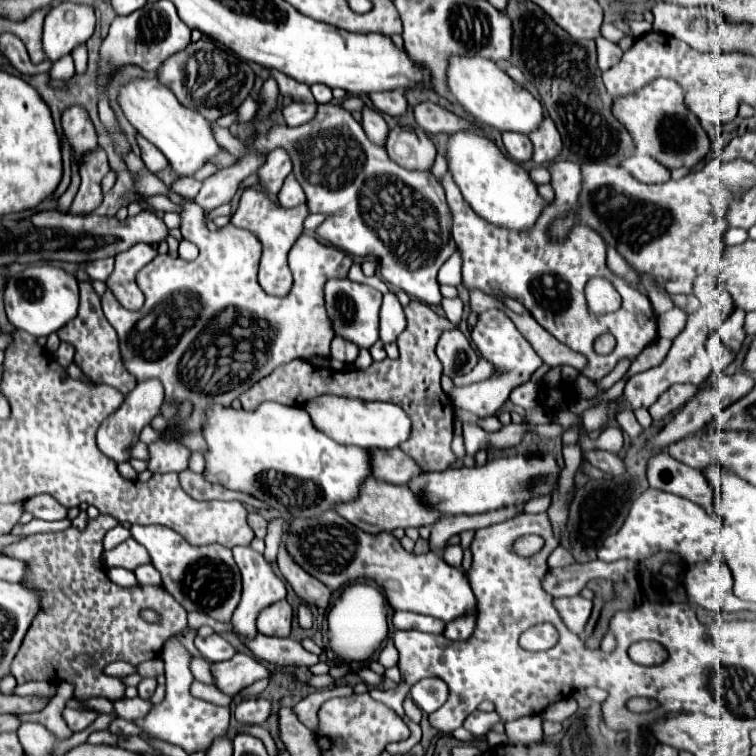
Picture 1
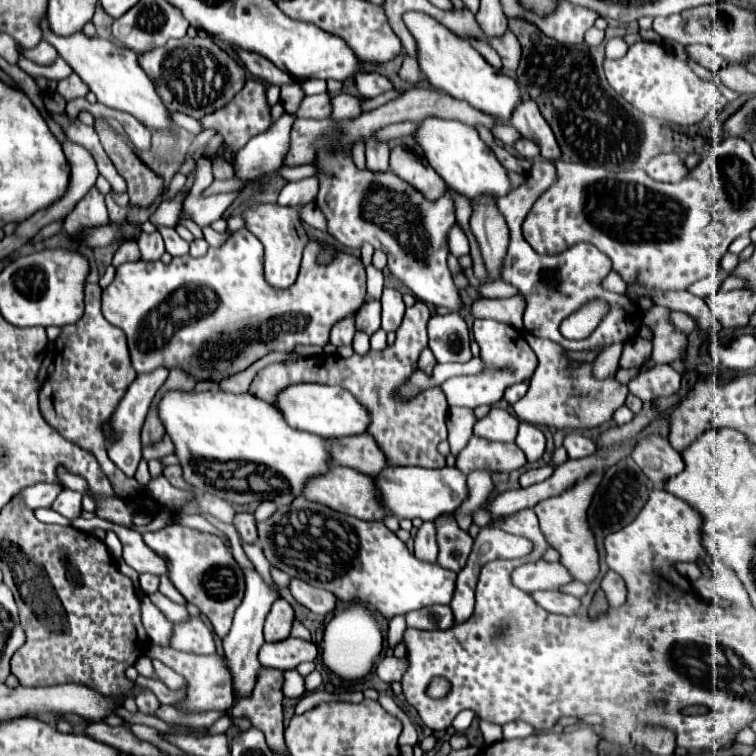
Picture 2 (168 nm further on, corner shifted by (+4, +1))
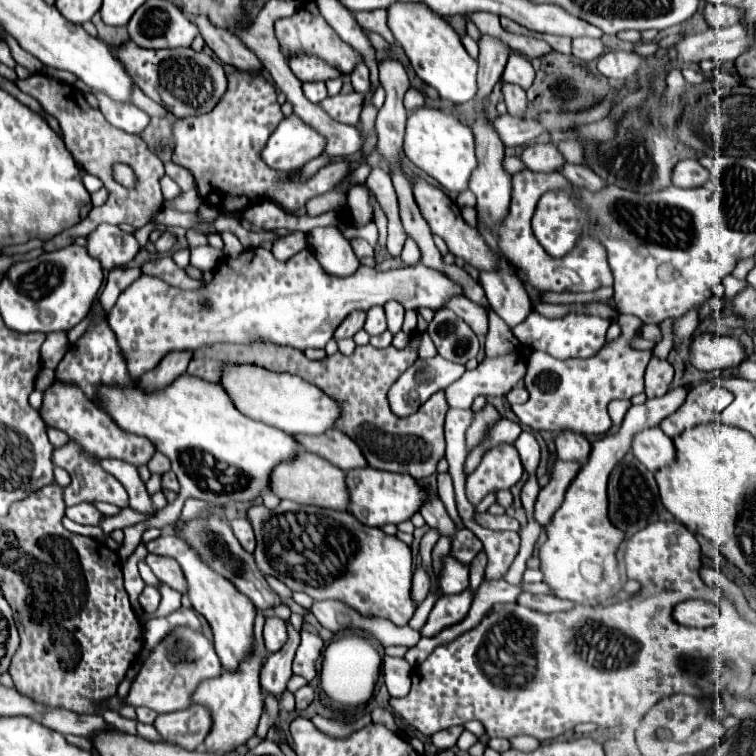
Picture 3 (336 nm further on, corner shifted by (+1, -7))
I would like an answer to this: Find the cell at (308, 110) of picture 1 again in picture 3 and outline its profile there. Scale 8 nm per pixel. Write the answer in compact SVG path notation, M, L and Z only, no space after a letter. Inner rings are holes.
M350 92L350 94L338 94L332 98L326 98L320 102L320 106L330 114L330 118L342 122L342 124L360 124L360 112L362 112L364 94Z

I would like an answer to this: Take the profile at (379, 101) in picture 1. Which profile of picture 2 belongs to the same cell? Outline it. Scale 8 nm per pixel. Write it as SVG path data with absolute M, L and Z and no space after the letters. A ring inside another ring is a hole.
M377 72L359 74L359 78L355 78L355 84L357 84L357 90L363 98L375 98L375 96L381 96L381 94L393 90L393 84Z

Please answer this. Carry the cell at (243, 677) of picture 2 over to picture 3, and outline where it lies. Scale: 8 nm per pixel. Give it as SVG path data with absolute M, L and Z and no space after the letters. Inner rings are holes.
M254 652L236 672L222 672L222 676L206 680L194 692L194 702L206 706L212 714L212 730L204 740L208 752L232 752L246 744L256 734L258 720L262 716L262 692L260 692L260 656Z

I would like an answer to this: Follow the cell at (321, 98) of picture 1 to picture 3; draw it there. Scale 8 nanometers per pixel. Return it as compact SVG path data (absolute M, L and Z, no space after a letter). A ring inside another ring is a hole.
M304 82L302 90L304 90L304 96L314 104L318 104L326 98L326 84L324 82Z

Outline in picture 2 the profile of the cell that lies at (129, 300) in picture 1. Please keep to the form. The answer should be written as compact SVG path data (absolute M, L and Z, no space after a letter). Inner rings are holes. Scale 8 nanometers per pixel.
M141 232L141 236L137 238L137 246L139 246L139 252L141 252L141 258L143 260L159 260L161 254L165 252L165 246L163 246L163 238L159 232L153 232L153 234L145 234Z

